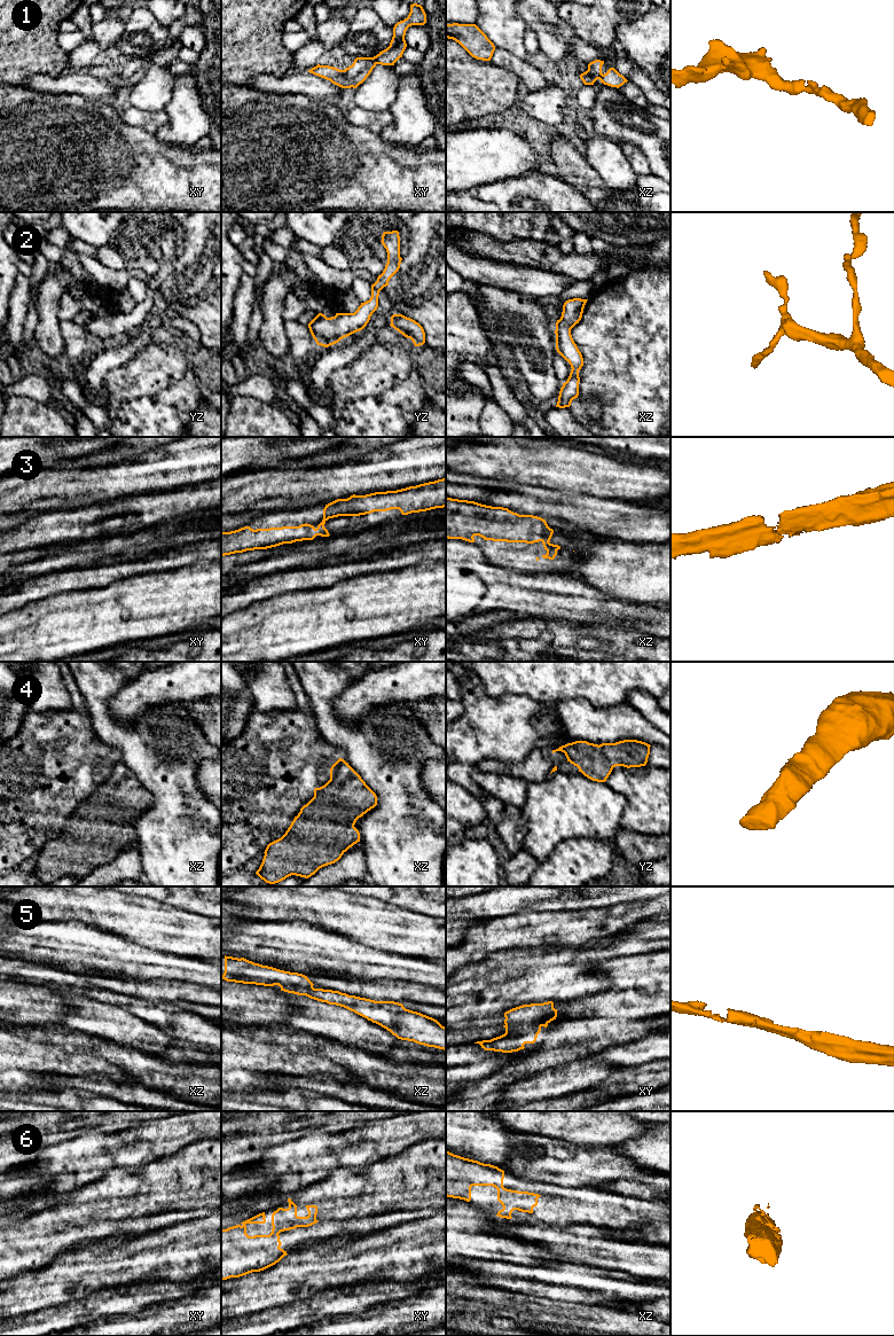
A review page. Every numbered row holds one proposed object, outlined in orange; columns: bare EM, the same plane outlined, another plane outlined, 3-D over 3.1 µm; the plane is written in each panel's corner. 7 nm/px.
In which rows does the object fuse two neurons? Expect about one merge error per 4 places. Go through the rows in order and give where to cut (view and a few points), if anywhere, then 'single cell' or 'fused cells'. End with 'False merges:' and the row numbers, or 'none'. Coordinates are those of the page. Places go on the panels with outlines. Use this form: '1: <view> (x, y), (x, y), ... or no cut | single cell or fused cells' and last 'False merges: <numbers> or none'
1: no cut | single cell
2: no cut | single cell
3: no cut | single cell
4: no cut | single cell
5: no cut | single cell
6: no cut | single cell
False merges: none

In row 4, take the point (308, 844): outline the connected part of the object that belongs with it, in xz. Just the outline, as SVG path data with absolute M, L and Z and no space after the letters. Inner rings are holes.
M339 758L330 768L330 780L314 789L314 797L300 808L285 834L267 845L256 874L269 884L291 875L311 877L320 868L338 861L350 847L360 842L360 833L354 825L376 805L376 794L348 763Z

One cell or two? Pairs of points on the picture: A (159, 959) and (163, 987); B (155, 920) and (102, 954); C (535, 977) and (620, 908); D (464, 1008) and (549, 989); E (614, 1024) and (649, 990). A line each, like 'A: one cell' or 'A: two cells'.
A: two cells
B: two cells
C: two cells
D: one cell
E: one cell

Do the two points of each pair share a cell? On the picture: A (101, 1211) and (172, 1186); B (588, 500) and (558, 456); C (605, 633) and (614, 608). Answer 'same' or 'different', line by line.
A: same
B: different
C: different

